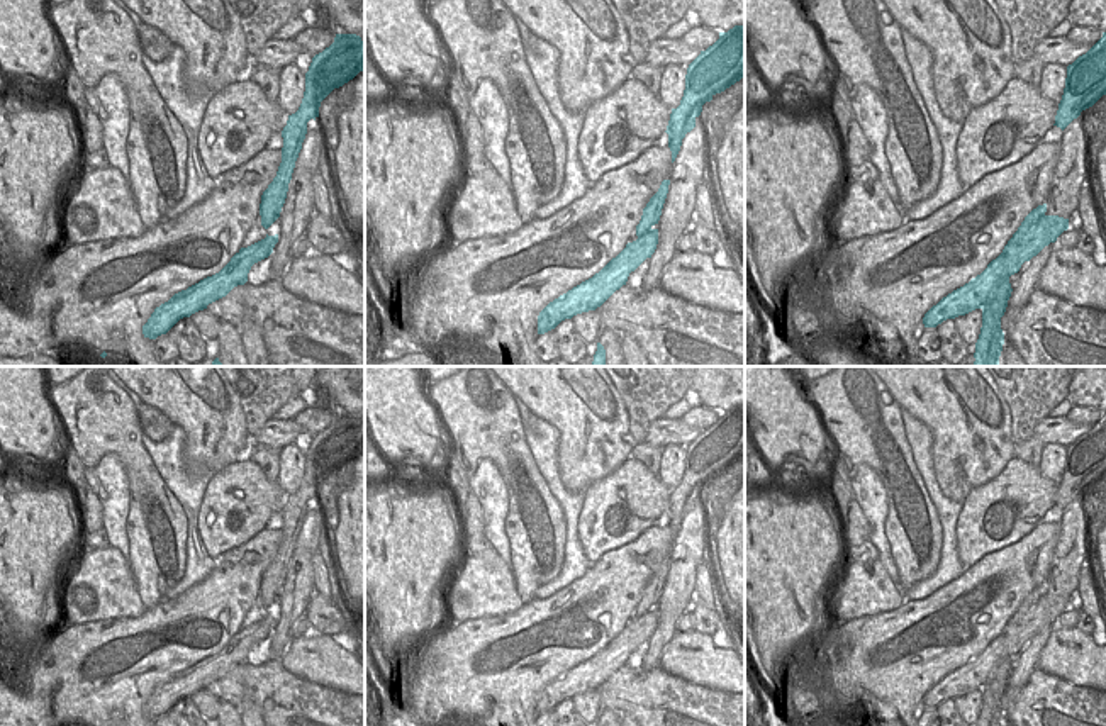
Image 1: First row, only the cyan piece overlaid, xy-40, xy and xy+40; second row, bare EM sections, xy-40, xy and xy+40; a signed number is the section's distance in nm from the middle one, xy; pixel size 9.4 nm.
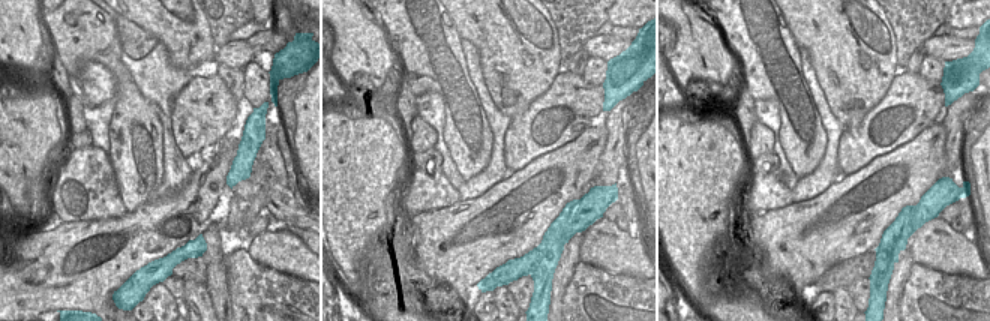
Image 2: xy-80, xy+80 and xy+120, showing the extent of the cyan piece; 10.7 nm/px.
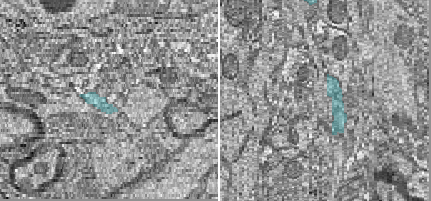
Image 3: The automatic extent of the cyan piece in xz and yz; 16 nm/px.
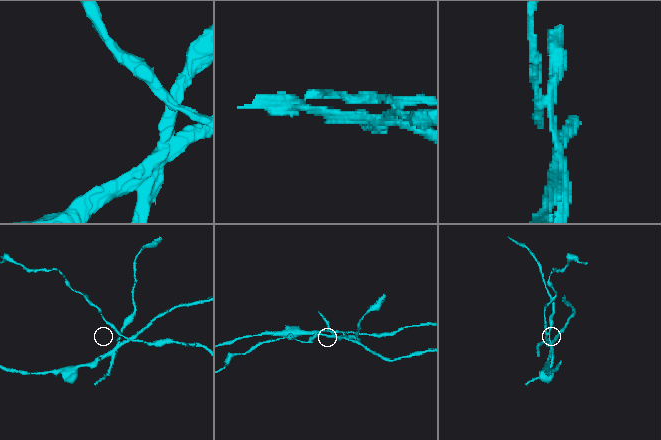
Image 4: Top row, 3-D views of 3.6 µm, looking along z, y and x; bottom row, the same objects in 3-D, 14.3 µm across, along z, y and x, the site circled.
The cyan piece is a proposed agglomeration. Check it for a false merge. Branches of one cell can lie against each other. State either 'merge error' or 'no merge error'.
merge error

